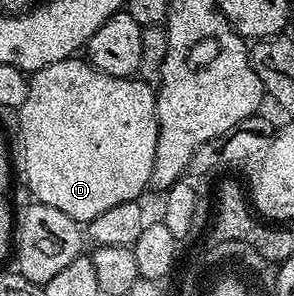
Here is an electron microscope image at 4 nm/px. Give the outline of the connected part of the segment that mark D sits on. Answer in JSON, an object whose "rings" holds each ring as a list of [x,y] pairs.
{"rings":[[[71,59],[52,63],[48,67],[38,70],[30,77],[30,86],[28,87],[28,99],[24,99],[21,109],[17,110],[18,117],[18,145],[16,141],[16,173],[22,176],[24,184],[30,188],[30,193],[35,202],[39,205],[56,207],[56,211],[64,211],[72,220],[79,223],[88,223],[96,219],[96,215],[116,207],[119,203],[128,203],[137,201],[143,195],[142,192],[148,189],[150,185],[150,176],[152,175],[152,163],[156,159],[156,143],[158,142],[158,103],[156,93],[153,88],[146,85],[145,82],[134,77],[117,77],[108,75],[104,71],[95,69],[89,60]]]}

